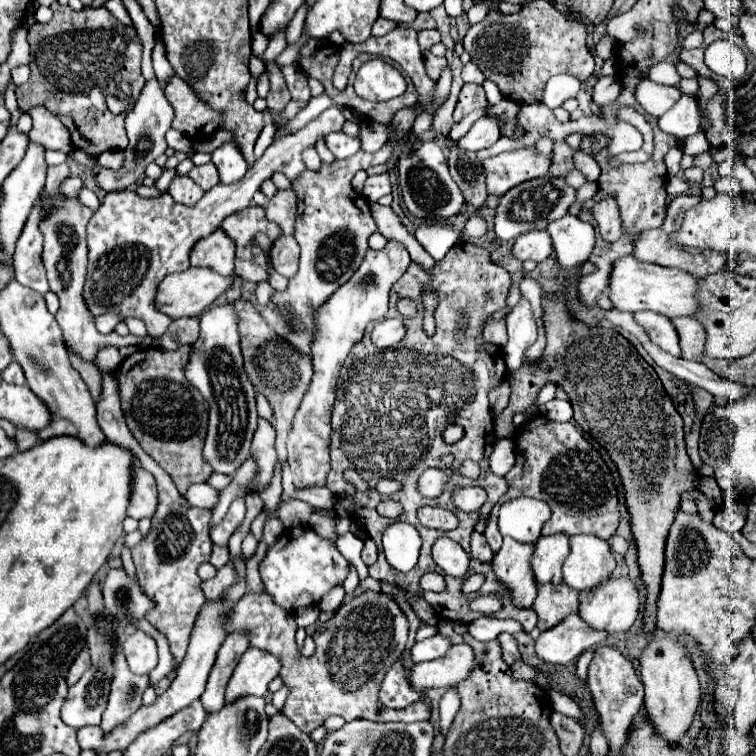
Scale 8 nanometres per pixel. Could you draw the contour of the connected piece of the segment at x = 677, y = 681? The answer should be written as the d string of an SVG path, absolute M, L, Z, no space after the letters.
M652 639L640 655L640 673L642 673L642 683L646 687L644 707L646 707L646 713L652 721L652 725L654 725L656 733L666 743L678 745L684 739L684 735L688 733L688 729L692 725L692 719L694 719L694 715L698 711L698 705L700 705L700 683L698 683L692 661L686 657L686 647L680 641L674 641L674 639Z

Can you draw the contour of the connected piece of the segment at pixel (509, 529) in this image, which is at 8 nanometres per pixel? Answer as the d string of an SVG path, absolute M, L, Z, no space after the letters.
M510 499L500 507L498 527L502 535L520 543L536 543L548 517L550 509L540 499Z

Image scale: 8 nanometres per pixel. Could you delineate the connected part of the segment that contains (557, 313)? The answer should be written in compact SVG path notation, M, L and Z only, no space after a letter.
M556 295L546 297L542 307L548 347L538 365L522 365L514 373L510 403L504 413L496 417L496 435L508 437L512 433L514 413L532 409L544 383L552 381L564 387L574 407L574 421L608 451L620 473L638 565L648 591L642 629L644 633L654 633L666 537L680 505L680 493L696 489L700 481L698 471L686 453L682 417L666 395L656 371L638 355L628 339L612 329L588 327L572 319L564 301Z

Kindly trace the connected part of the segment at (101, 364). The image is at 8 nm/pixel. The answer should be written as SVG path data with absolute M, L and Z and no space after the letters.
M98 353L94 359L94 365L100 369L100 373L106 373L110 369L116 369L120 361L122 361L120 353Z

